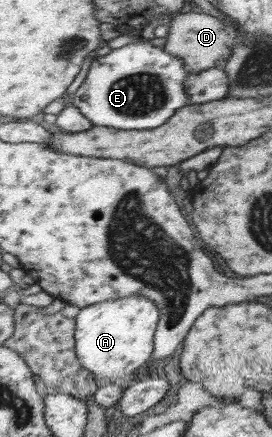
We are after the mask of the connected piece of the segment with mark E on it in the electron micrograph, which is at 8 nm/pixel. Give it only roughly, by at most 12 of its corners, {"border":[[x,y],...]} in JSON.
{"border":[[140,37],[94,59],[72,105],[156,130],[190,105],[182,58]]}

